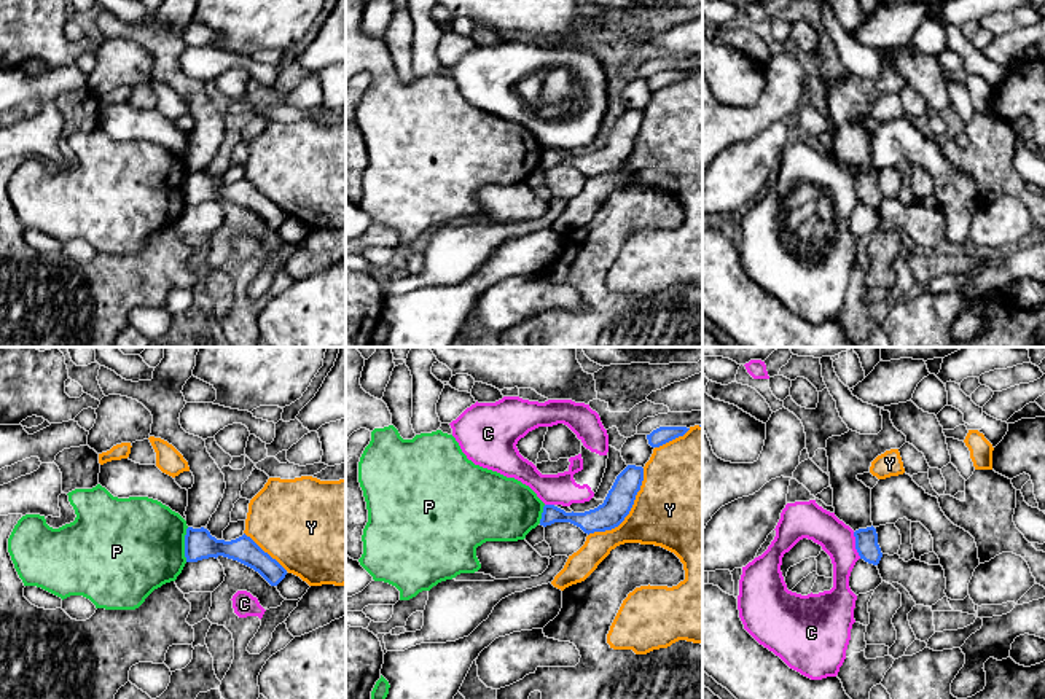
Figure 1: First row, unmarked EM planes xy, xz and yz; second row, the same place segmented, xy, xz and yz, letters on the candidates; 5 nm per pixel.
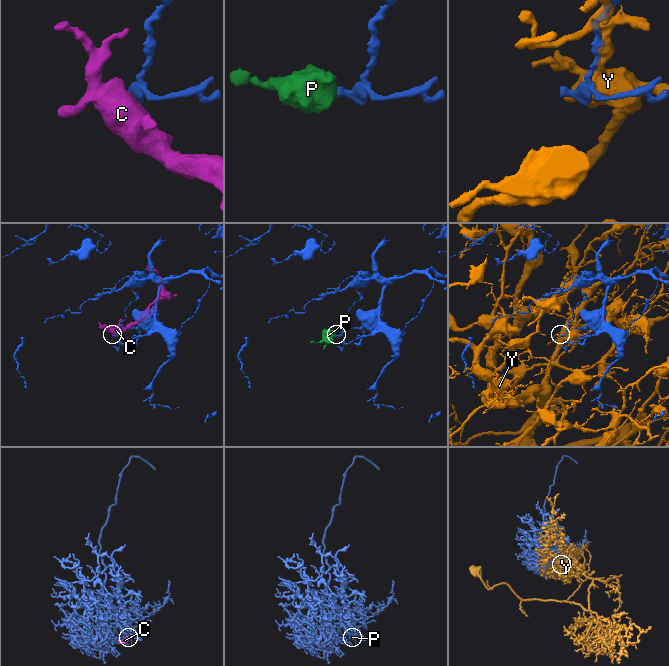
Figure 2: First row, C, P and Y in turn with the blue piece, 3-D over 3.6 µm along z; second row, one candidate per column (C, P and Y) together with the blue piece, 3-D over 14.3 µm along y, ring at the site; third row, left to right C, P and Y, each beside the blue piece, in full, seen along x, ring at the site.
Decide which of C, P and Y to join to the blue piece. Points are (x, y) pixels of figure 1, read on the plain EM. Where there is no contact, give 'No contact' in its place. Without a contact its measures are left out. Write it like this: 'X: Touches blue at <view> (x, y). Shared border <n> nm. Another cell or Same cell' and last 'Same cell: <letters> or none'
C: Touches blue at yz (856, 188). Shared border 140 nm. Another cell
P: Touches blue at xy (185, 188). Shared border 180 nm. Another cell
Y: Touches blue at xz (630, 153). Shared border 440 nm. Another cell
Same cell: none

